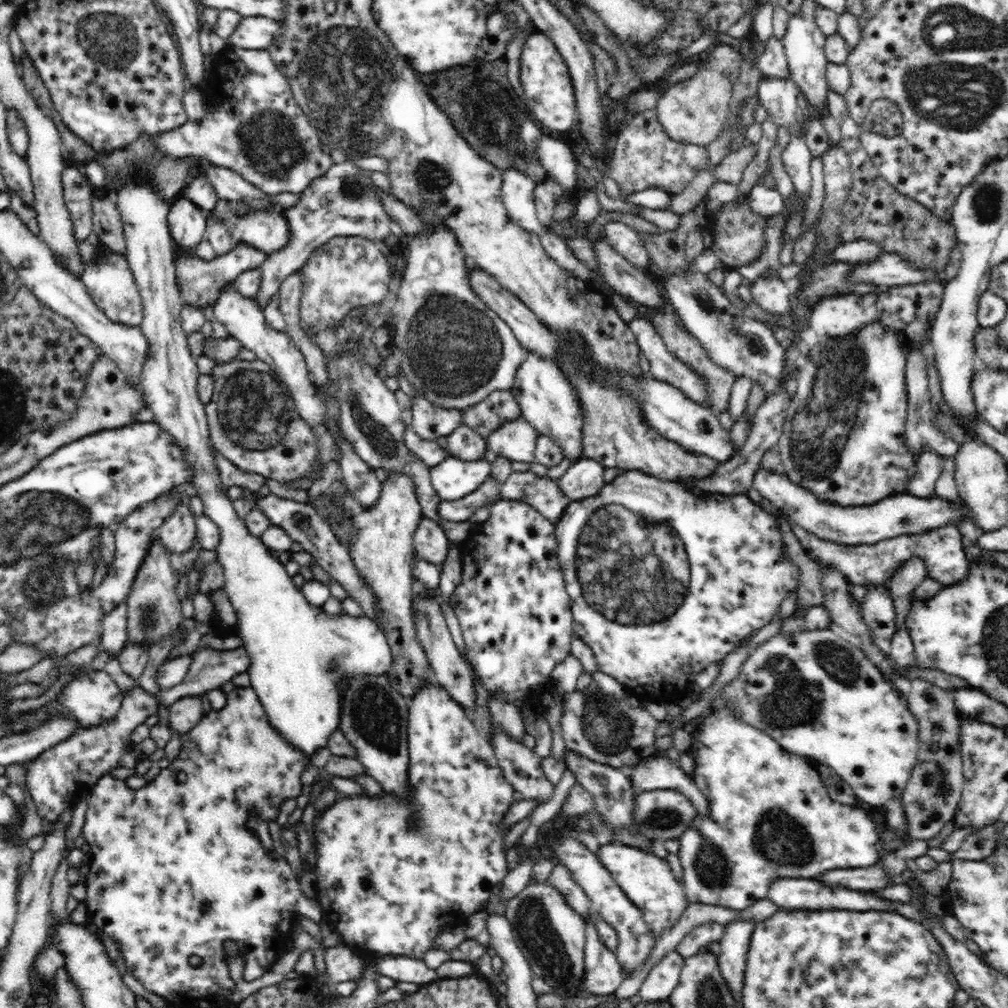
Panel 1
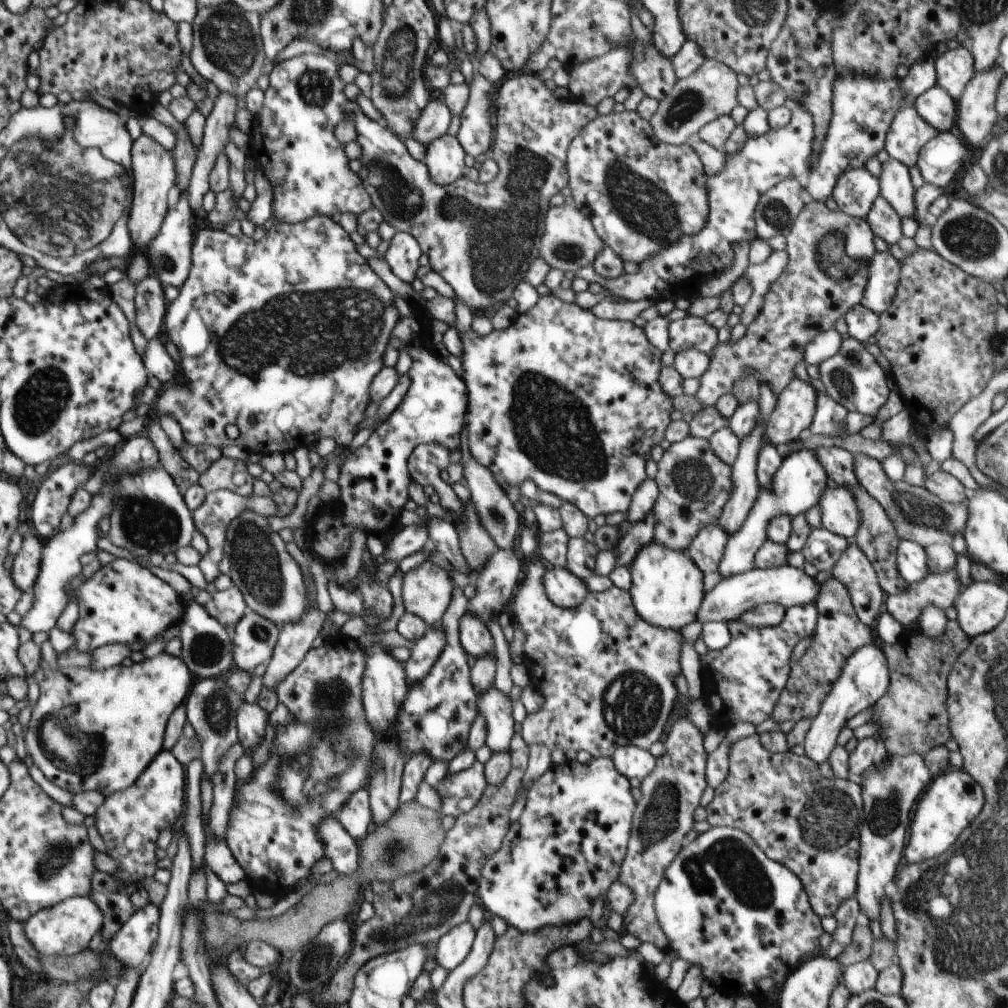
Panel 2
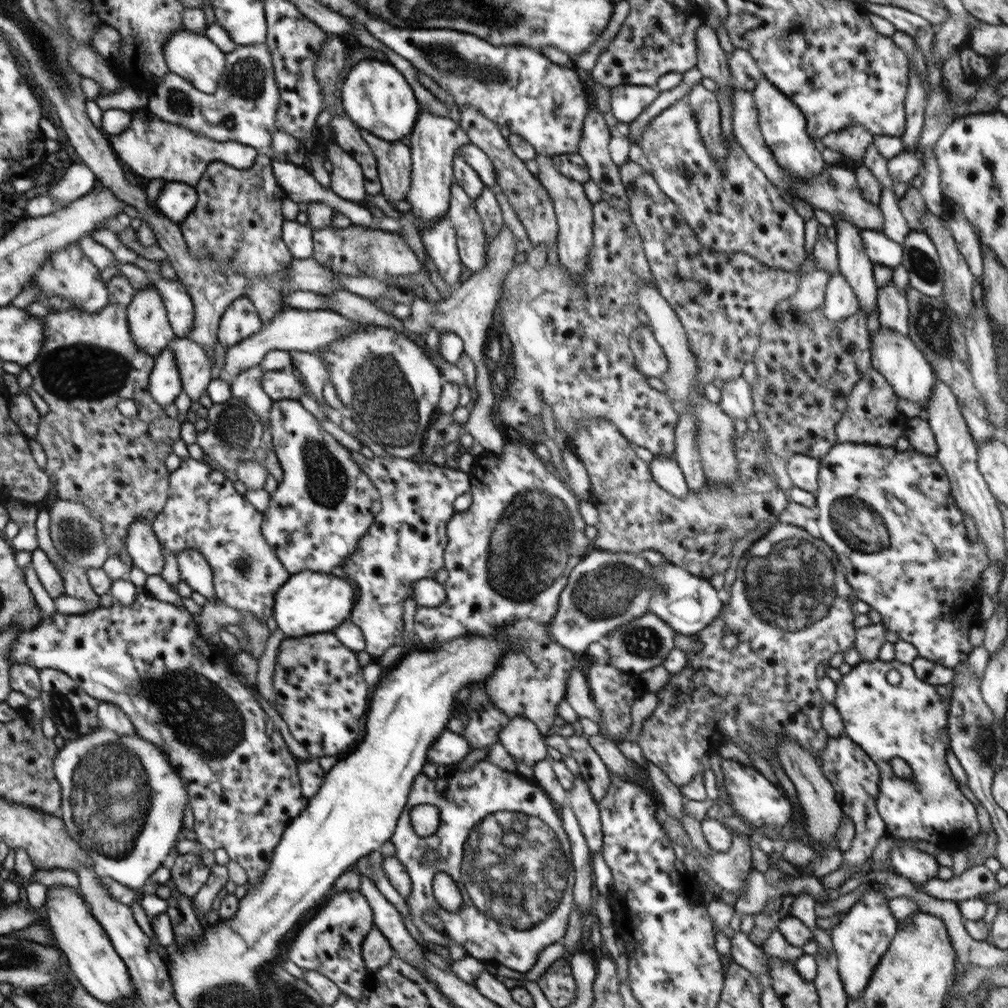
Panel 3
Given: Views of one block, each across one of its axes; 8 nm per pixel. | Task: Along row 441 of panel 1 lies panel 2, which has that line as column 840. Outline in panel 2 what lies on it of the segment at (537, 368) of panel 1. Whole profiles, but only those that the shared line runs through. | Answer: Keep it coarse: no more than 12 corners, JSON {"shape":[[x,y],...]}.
{"shape":[[856,542],[831,568],[866,626],[883,612],[886,594]]}

